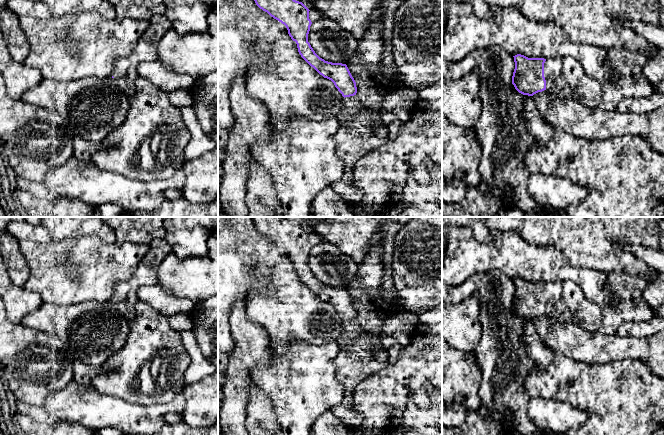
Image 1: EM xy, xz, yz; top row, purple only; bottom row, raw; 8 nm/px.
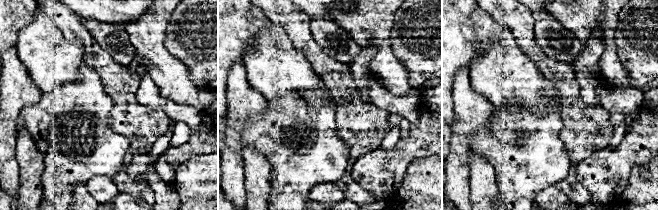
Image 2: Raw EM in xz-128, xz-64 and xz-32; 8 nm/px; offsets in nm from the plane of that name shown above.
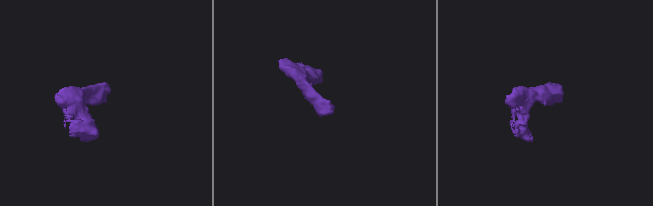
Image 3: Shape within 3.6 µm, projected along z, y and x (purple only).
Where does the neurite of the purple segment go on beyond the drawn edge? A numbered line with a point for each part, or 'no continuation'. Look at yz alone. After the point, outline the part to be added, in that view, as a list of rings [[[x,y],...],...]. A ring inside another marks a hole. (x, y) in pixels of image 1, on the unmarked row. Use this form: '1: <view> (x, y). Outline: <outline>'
1: yz (566, 301). Outline: [[[604,272],[607,277],[607,287],[622,303],[621,306],[598,305],[589,301],[580,287],[573,283],[551,284],[544,287],[546,313],[558,318],[561,322],[572,322],[589,331],[602,331],[606,334],[616,334],[619,326],[626,321],[646,321],[653,317],[653,310],[643,298],[647,284],[642,275],[630,275],[625,272]]]

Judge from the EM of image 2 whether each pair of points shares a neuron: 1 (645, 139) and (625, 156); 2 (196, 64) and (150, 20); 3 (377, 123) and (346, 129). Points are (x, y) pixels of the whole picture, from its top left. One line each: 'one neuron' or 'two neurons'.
1: one neuron
2: two neurons
3: one neuron

